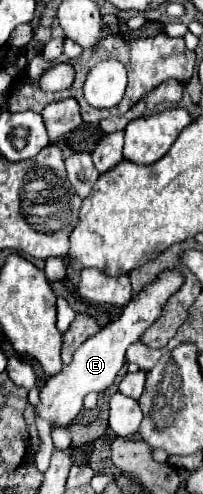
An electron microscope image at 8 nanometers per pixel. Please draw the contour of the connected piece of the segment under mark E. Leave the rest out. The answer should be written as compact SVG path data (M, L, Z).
M176 270L160 274L154 284L144 288L142 294L138 294L130 304L124 306L124 312L116 322L110 322L98 334L88 338L88 342L84 342L76 350L72 362L64 366L60 374L46 380L44 388L40 390L40 404L36 406L36 416L48 420L52 426L70 426L84 408L84 396L90 392L100 394L114 382L116 374L124 366L126 348L136 342L138 336L160 316L162 304L168 300L170 294L180 288L182 282L184 278Z

